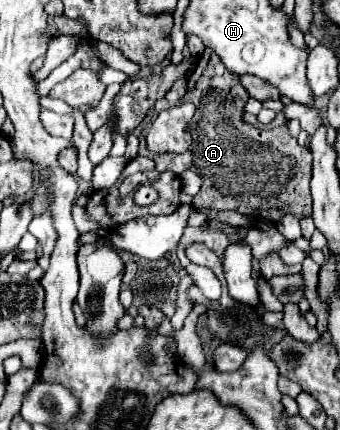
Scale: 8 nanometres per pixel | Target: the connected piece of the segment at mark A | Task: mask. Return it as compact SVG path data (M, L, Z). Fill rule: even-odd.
M205 48L195 68L187 76L185 102L197 106L191 122L193 144L183 154L151 154L147 148L139 148L141 156L151 156L157 164L153 176L163 170L181 174L191 170L203 178L203 186L195 196L197 208L211 210L237 210L249 216L253 222L269 220L277 222L285 214L293 214L299 220L311 216L311 164L313 154L309 148L301 148L289 134L287 124L281 128L253 128L241 120L243 106L247 104L247 92L229 92L227 86L243 86L237 74L231 74L215 50Z

